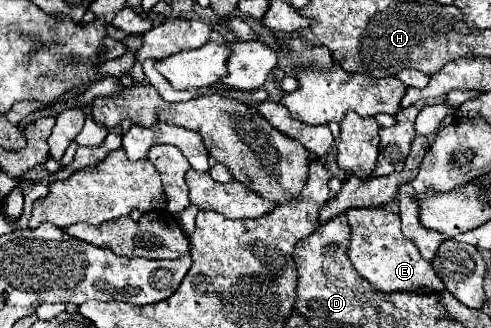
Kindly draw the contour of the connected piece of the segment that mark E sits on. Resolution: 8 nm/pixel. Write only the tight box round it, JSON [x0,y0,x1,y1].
[345,208,445,294]

